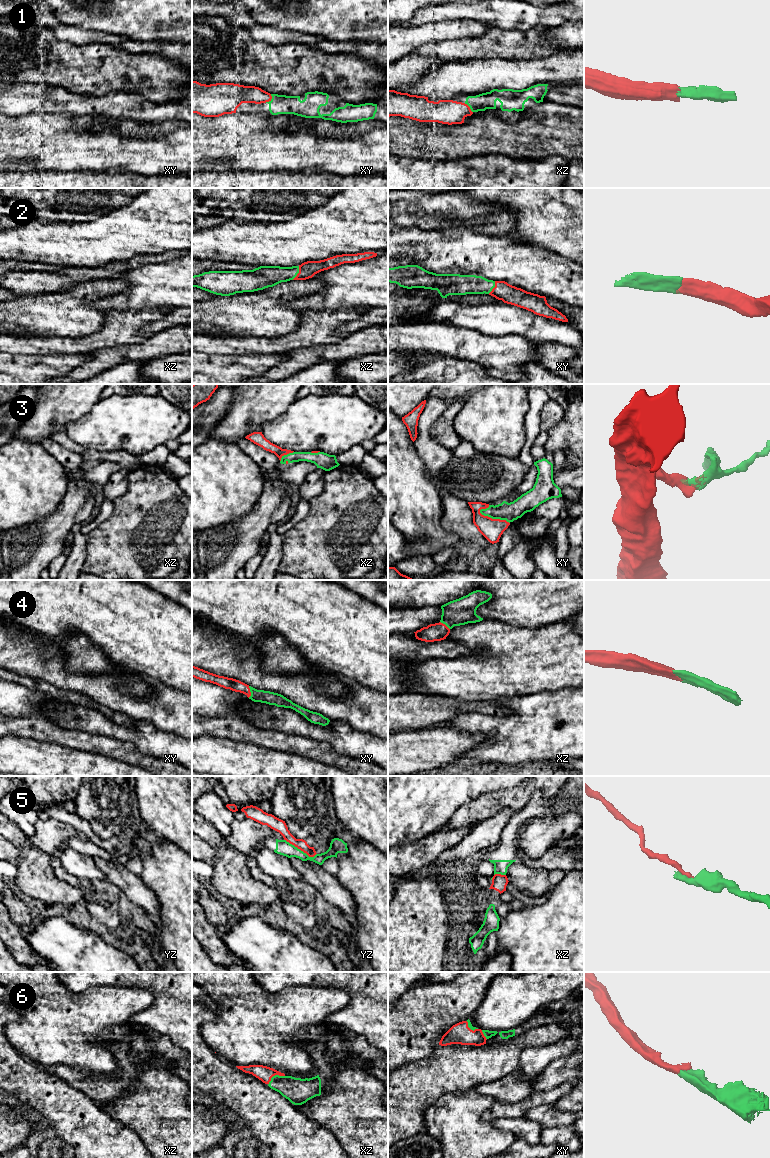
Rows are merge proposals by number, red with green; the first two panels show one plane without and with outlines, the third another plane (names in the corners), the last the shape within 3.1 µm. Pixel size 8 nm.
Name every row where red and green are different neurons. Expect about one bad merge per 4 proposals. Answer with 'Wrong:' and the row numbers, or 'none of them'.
Wrong: 5

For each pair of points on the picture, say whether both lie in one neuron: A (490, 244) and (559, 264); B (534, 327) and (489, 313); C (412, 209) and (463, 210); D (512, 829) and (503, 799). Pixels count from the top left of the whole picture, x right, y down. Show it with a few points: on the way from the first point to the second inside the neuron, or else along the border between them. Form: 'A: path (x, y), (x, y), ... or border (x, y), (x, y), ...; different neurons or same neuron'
A: path (507, 261), (516, 264), (542, 264); same neuron
B: path (523, 323), (500, 319); same neuron
C: path (425, 210), (450, 210); same neuron
D: border (532, 796), (515, 813); different neurons

